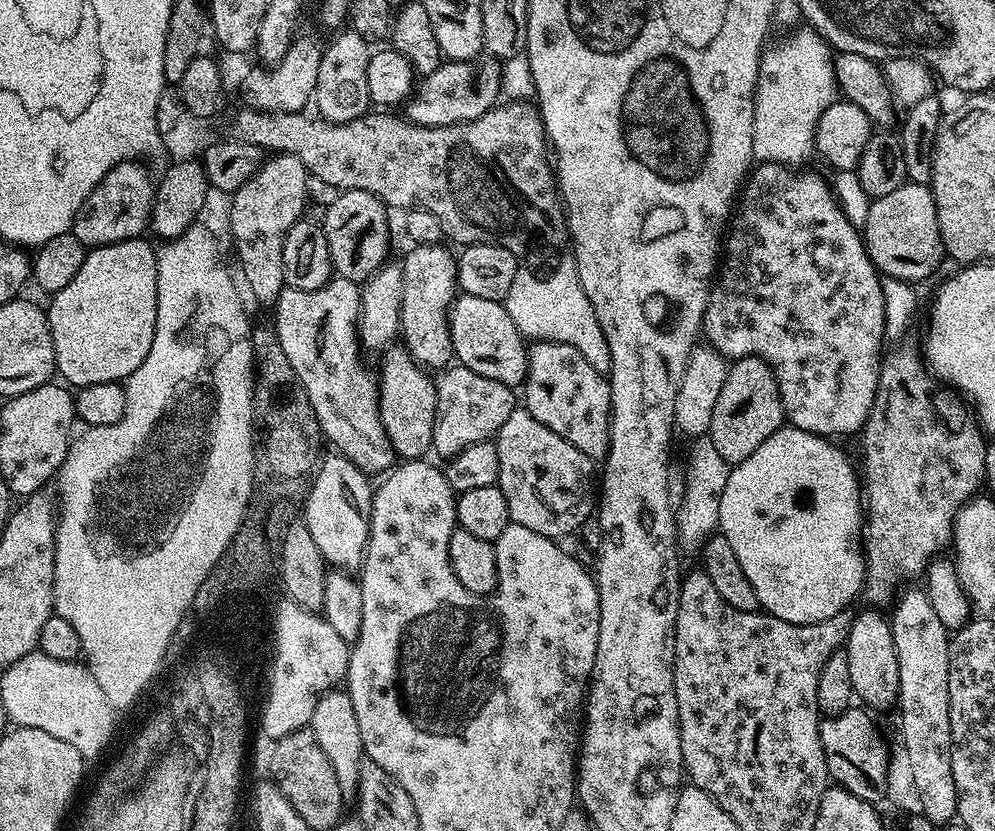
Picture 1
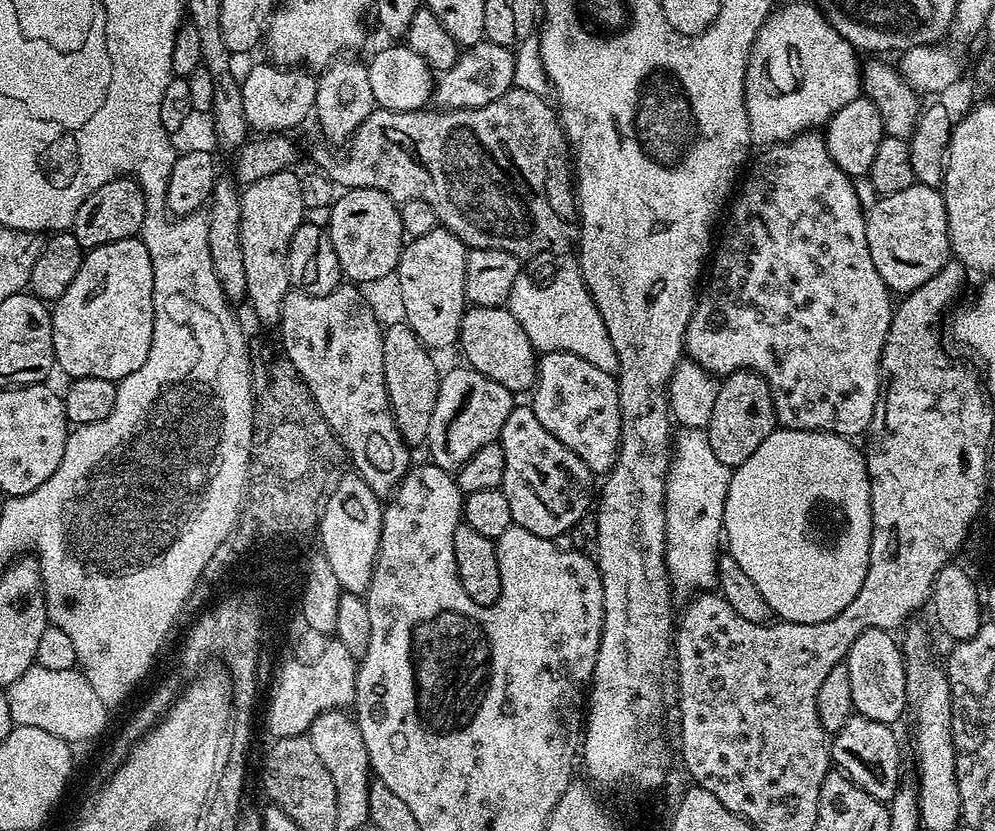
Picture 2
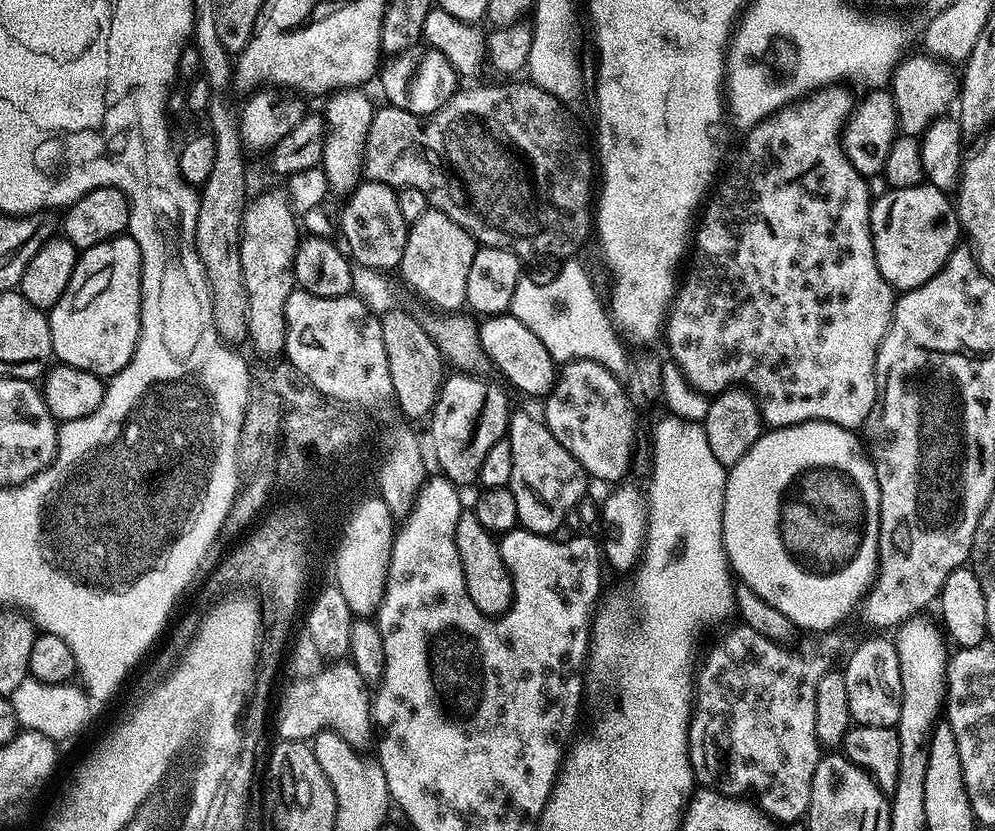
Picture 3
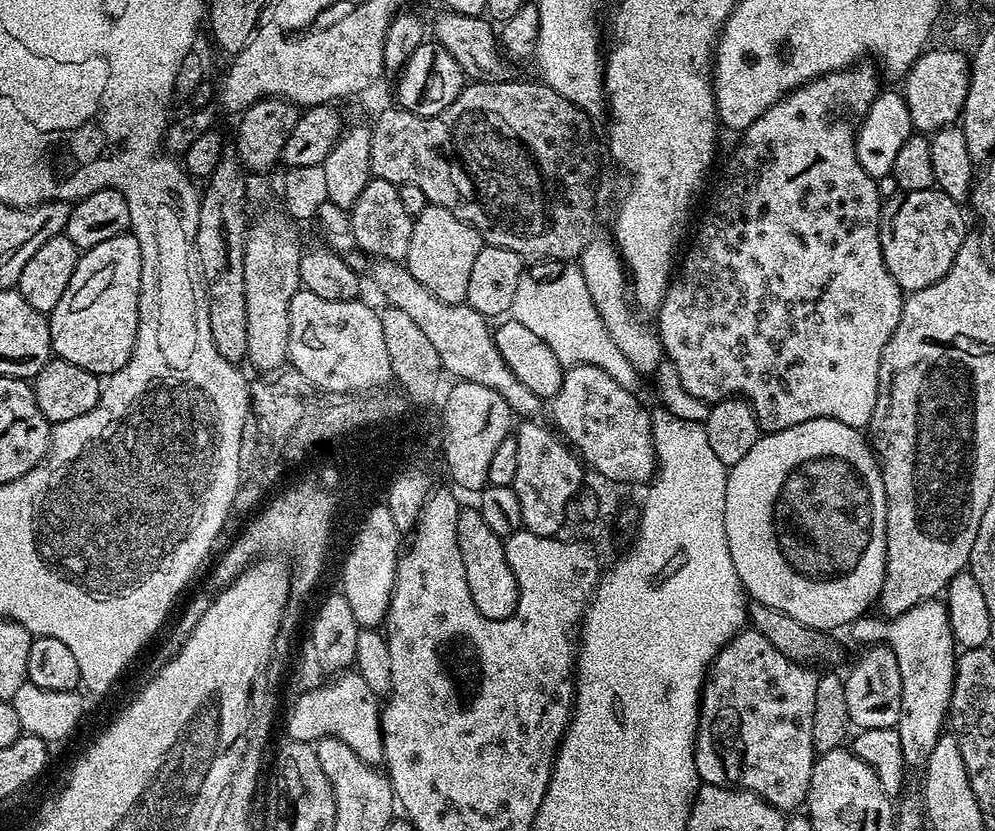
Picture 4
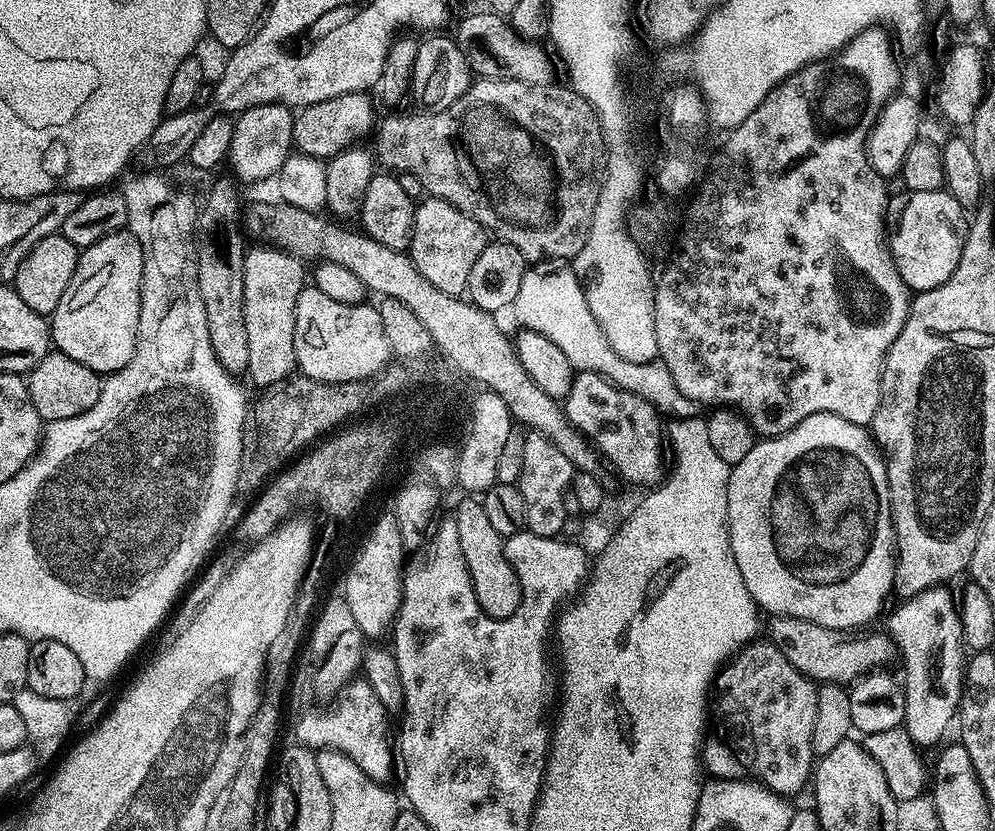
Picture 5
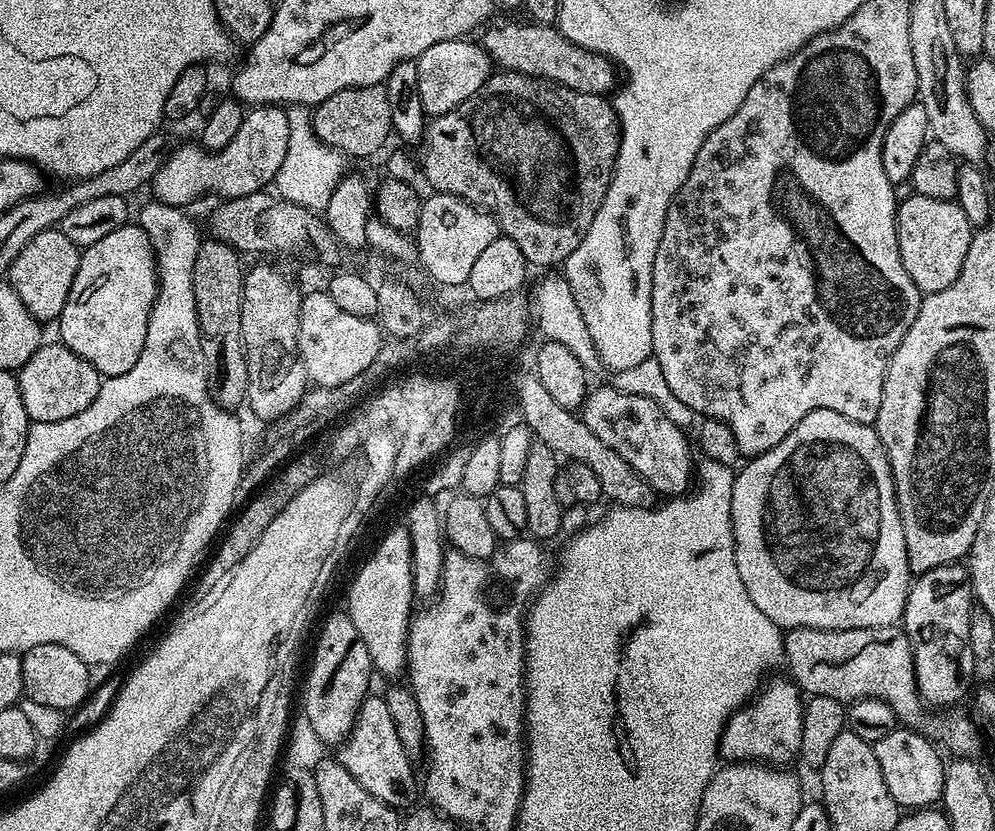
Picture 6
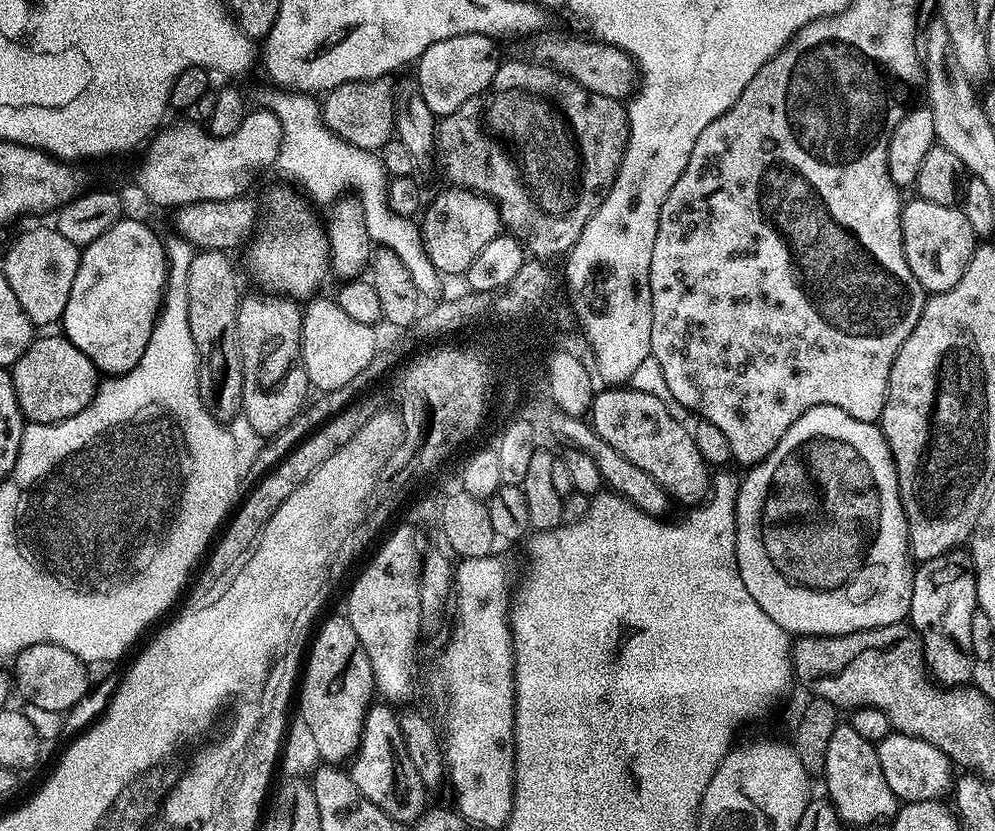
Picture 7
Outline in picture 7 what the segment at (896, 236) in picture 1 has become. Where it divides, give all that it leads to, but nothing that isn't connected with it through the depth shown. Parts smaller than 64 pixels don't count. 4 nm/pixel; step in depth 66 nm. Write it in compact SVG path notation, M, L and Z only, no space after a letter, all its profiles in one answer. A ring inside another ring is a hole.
M912 198L903 205L900 225L906 262L910 262L910 270L914 270L914 278L918 278L925 293L945 292L964 279L966 266L978 247L978 237L970 230L963 207L943 208Z

